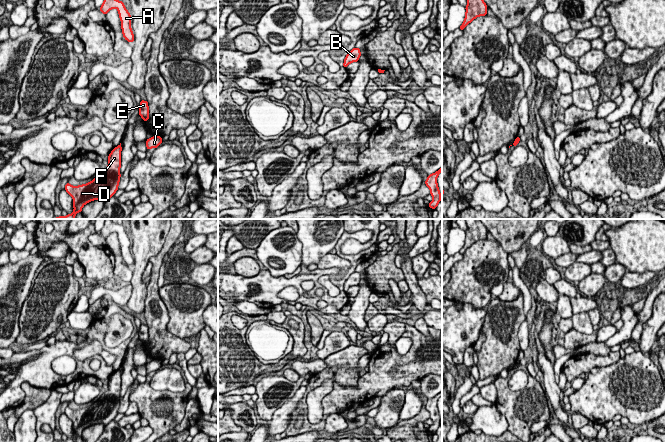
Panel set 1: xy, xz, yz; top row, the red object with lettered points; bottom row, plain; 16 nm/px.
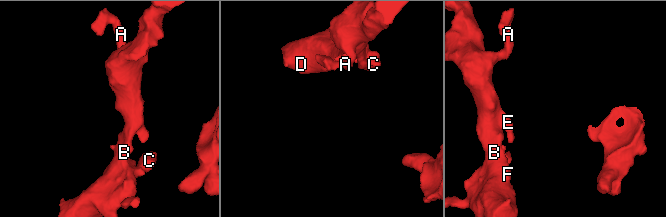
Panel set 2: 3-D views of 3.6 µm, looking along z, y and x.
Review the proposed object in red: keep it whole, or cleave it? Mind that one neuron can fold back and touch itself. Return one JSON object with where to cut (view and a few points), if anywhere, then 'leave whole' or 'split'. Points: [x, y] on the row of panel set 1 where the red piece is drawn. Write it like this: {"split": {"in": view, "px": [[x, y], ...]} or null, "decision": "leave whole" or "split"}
{"split": null, "decision": "leave whole"}

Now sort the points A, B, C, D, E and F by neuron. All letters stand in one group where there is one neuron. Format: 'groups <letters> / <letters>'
groups A B C D E F

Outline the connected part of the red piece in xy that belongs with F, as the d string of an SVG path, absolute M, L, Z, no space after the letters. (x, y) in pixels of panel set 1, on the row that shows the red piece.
M120 143L109 154L108 166L89 183L78 186L66 183L65 190L73 198L74 210L66 217L59 216L55 219L75 219L75 215L82 211L85 204L98 199L107 201L116 193L121 177L121 151Z

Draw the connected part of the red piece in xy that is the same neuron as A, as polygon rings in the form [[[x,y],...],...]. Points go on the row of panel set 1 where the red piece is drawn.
[[[104,0],[99,10],[106,15],[113,8],[116,8],[118,10],[119,18],[121,20],[121,29],[123,37],[128,42],[132,43],[134,41],[134,34],[131,29],[131,22],[130,22],[131,15],[125,8],[123,1]]]

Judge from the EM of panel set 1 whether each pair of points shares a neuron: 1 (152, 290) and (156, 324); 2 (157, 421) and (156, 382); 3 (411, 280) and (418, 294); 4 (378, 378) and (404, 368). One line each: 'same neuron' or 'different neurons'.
1: same neuron
2: different neurons
3: same neuron
4: same neuron

